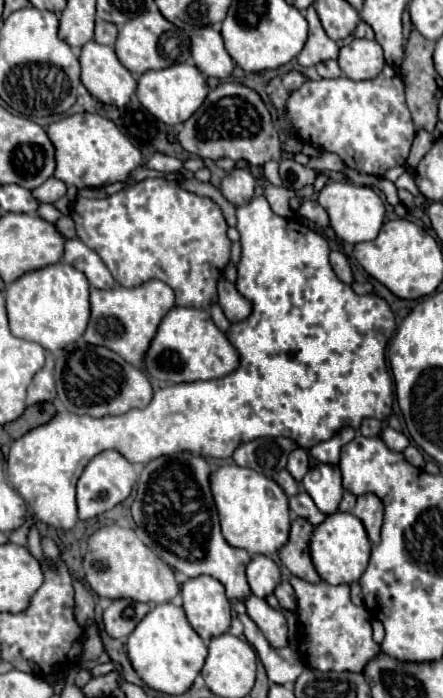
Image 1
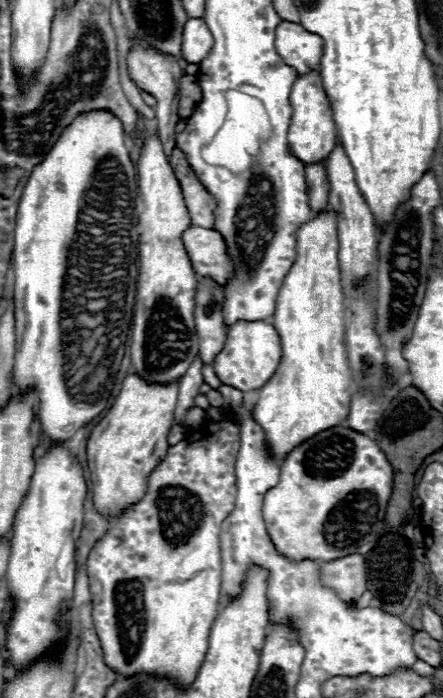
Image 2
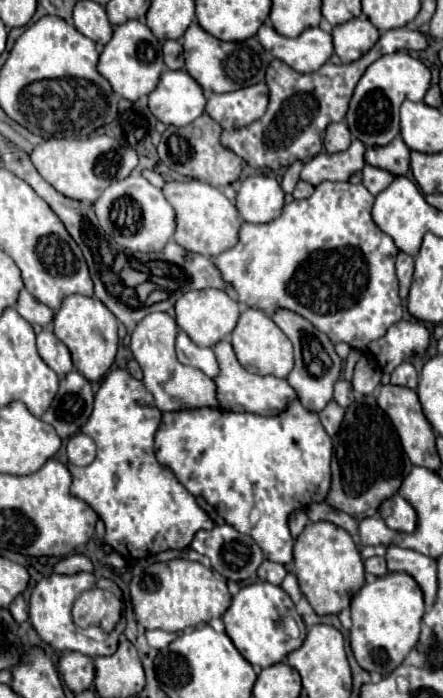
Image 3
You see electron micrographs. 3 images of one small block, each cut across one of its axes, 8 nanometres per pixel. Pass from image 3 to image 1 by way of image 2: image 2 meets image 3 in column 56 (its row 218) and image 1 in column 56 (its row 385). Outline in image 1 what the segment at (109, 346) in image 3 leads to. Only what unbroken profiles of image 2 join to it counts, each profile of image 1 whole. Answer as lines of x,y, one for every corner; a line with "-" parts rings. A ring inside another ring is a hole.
58,262
20,276
6,288
6,310
12,334
36,342
50,352
76,342
84,334
90,318
88,290
88,278
80,270
68,266
68,262

